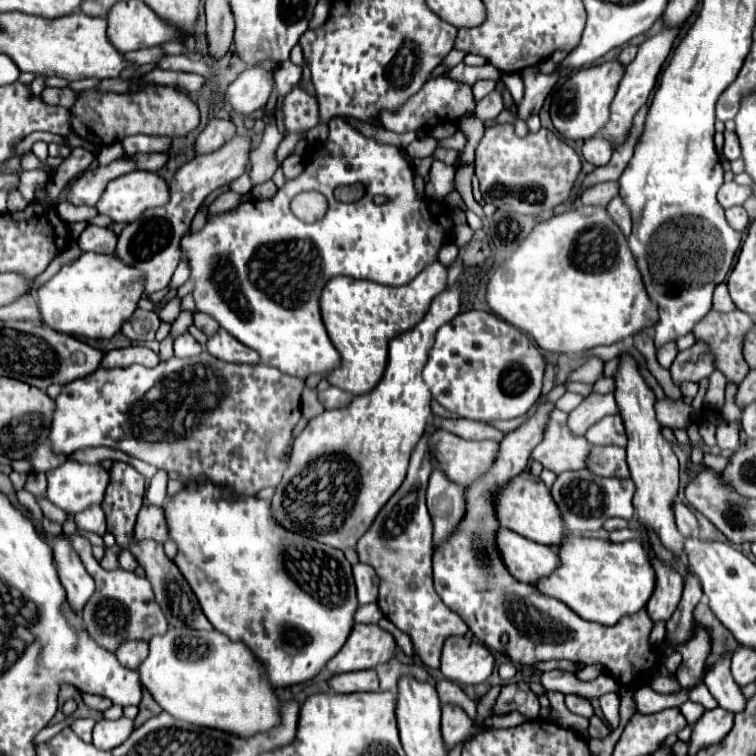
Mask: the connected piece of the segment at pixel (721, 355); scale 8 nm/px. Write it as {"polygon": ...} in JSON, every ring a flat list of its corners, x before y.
{"polygon":[[711,311,693,329,695,339,701,339,701,341,709,343,709,347,715,355,717,369,733,383,741,383,745,379,745,375,749,373,749,365,745,363,745,357,743,357,743,341,745,341,745,335,751,327,753,327,753,317,749,317,743,311,731,311,731,313]]}

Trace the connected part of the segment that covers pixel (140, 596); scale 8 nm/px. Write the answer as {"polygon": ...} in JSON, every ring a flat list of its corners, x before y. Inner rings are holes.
{"polygon":[[71,535,71,539,87,573,95,579,95,593,81,611,89,637,103,649,115,653,117,647,125,641,131,639,149,641,153,635,163,635,167,629,167,621,165,615,161,613,161,607,153,601,153,589,149,581,145,577,137,577,135,573,123,569,115,569,115,571,101,569,101,565,91,555,91,543,81,535]]}

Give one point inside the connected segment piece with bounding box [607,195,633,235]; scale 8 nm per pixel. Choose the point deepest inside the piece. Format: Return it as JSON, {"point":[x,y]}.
{"point":[618,210]}

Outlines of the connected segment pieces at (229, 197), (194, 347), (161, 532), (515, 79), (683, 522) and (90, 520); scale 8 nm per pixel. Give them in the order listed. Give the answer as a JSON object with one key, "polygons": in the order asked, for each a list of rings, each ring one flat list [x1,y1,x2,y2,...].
{"polygons":[[[223,191,211,205,209,205,209,215,219,215,219,213,227,213,231,209,237,207,241,195,239,193,231,193,231,191]],[[183,333,175,339,175,357,193,357,199,355,201,351,203,351,201,345,195,341,191,333]],[[145,505,139,511,137,525,135,525,135,537,137,539,155,539,161,543,165,543,169,539,169,527,165,521,163,507]],[[509,73,509,75,503,75,501,77,511,93,511,97,515,99,515,103,519,103,519,99,523,97,523,79,519,77,519,73]],[[675,503,675,519,677,519,677,527,685,537,695,537,699,531,699,523,697,517,693,515,693,511,683,505,683,503]],[[91,505,89,509,77,513,75,517,75,523,85,529,85,531,93,531,93,533,99,533,103,535,107,529,105,529,105,513,101,509,101,505]]]}

